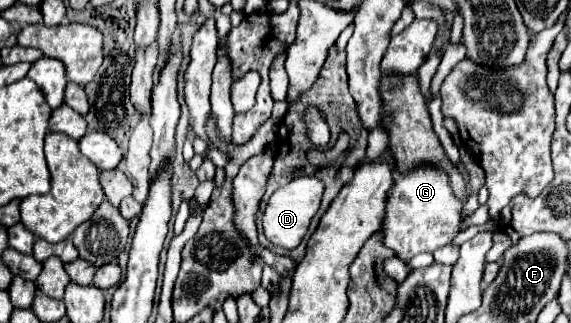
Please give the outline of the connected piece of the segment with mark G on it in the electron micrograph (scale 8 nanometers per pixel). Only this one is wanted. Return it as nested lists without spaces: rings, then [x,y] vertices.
[[[419,164],[407,172],[393,170],[393,186],[385,202],[385,216],[379,228],[383,244],[403,262],[411,260],[419,252],[435,252],[449,244],[459,232],[461,210],[465,204],[453,194],[447,172],[435,164]]]

